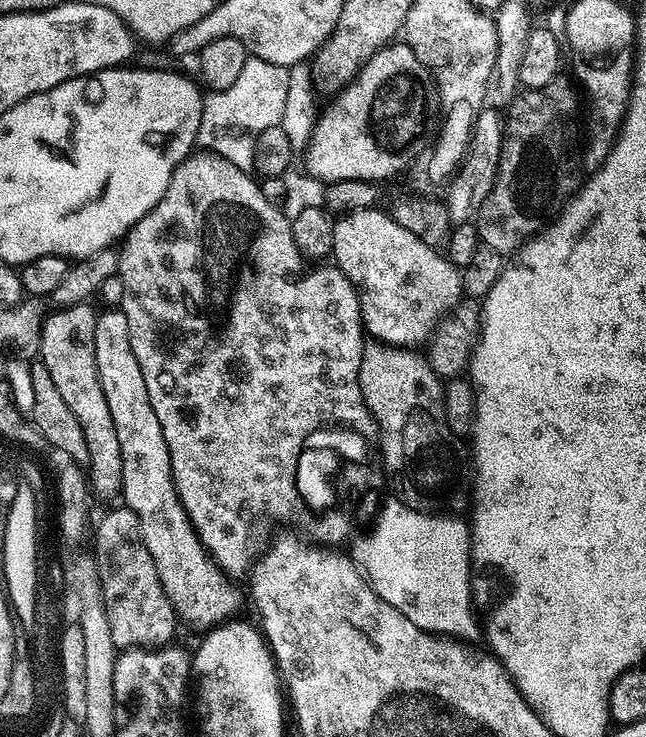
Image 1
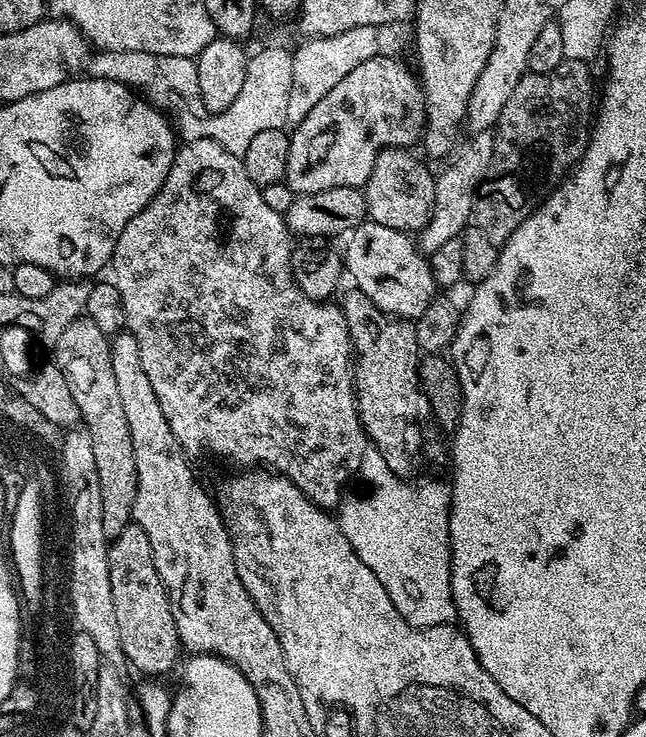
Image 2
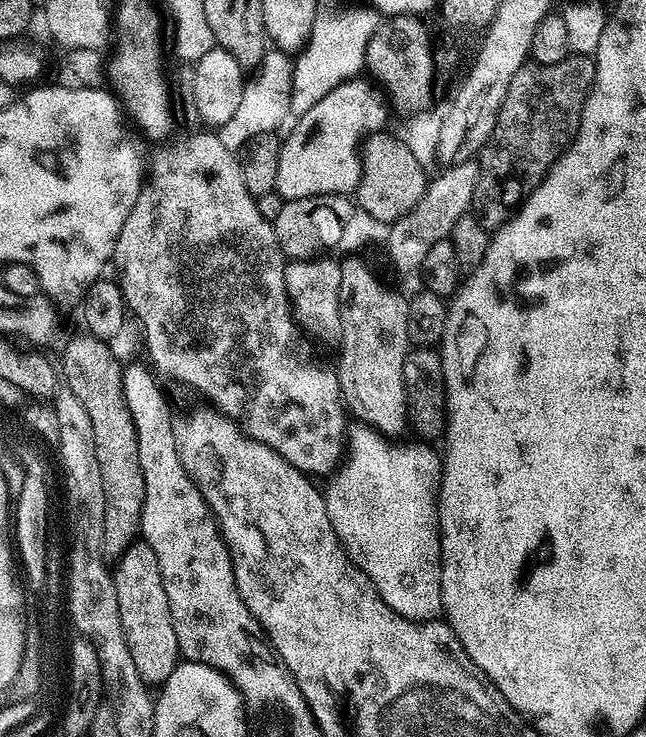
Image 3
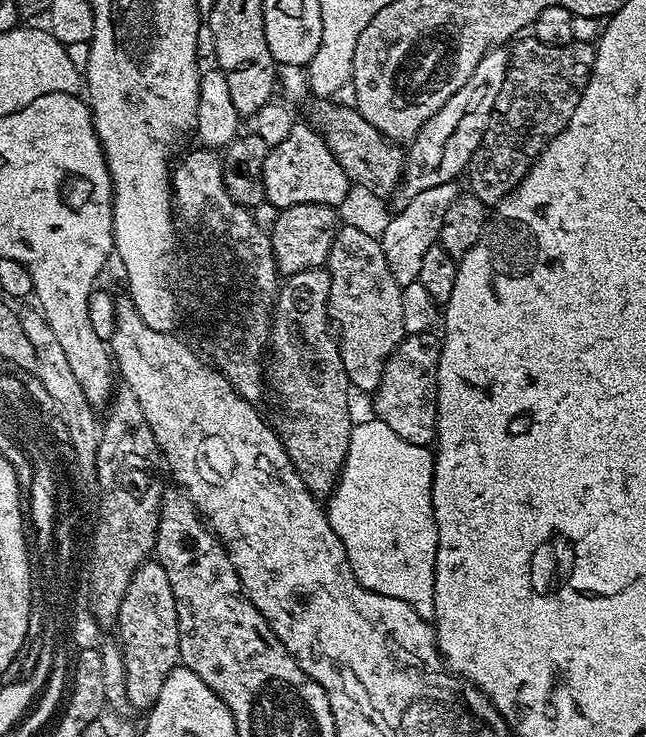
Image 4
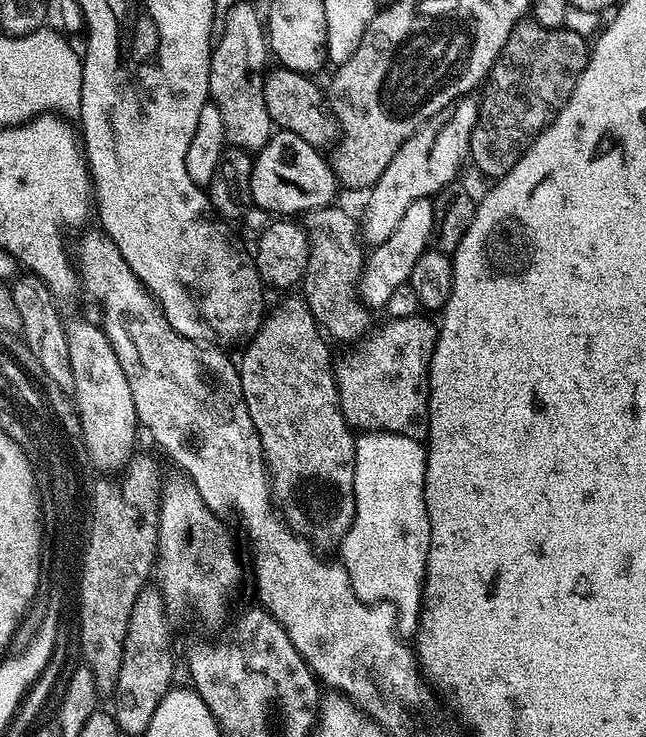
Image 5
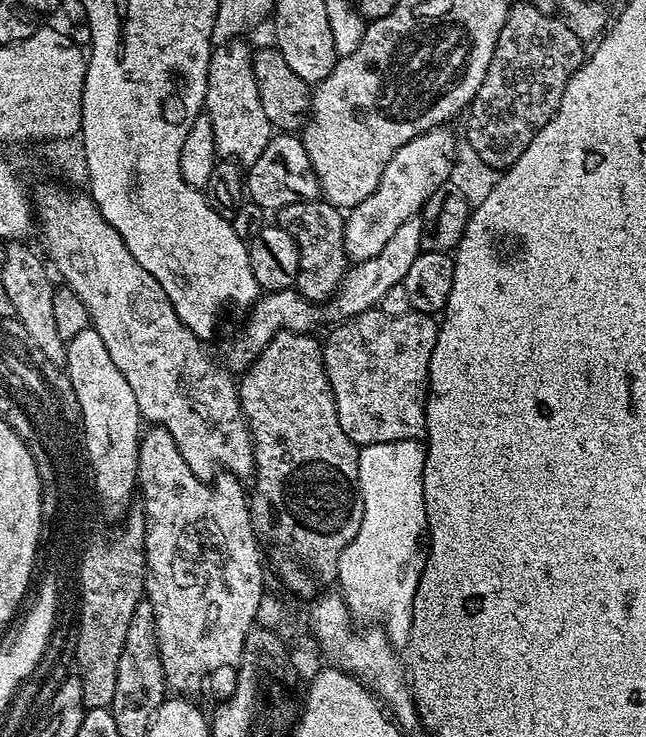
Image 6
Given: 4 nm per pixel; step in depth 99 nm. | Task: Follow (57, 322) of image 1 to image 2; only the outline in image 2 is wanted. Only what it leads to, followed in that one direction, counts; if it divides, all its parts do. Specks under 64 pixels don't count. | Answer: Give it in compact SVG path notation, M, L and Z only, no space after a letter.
M79 318L66 327L54 349L54 362L66 374L66 386L78 402L83 427L88 429L90 442L94 442L94 462L98 465L98 486L102 486L101 528L107 537L122 534L125 526L133 523L134 498L138 494L138 466L134 466L134 442L130 438L130 425L126 423L126 410L122 410L122 398L118 395L118 382L114 378L114 366L110 366L112 345L110 338L94 322Z

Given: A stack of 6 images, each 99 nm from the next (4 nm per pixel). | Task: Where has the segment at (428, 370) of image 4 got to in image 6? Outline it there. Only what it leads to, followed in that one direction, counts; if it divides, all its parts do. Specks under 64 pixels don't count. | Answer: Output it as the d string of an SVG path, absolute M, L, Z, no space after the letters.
M378 310L358 314L353 320L343 321L331 329L328 341L323 341L324 369L326 378L330 382L332 397L338 410L338 422L342 430L346 430L346 438L350 438L353 444L363 446L365 444L381 444L382 442L398 442L399 440L420 440L426 433L426 402L428 401L428 367L430 366L430 354L436 345L438 324L431 315L411 311L402 318L390 318Z

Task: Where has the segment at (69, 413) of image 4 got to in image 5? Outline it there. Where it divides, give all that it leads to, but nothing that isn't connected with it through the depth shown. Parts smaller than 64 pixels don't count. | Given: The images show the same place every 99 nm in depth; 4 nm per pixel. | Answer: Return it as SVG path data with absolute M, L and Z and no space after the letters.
M24 274L11 285L14 307L18 310L18 318L22 318L22 343L33 352L34 358L45 372L50 382L58 390L74 393L74 370L70 366L70 346L66 346L66 324L60 321L60 312L57 301L52 292L38 277Z

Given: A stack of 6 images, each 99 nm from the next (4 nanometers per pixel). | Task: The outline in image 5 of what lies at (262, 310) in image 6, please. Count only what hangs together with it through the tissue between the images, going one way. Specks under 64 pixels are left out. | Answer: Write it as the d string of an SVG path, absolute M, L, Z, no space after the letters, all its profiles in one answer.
M416 200L410 206L410 210L406 210L406 214L402 214L402 222L398 222L394 234L390 234L390 238L386 238L386 242L375 245L367 253L366 271L362 277L362 292L373 309L383 309L390 302L390 294L394 294L394 290L398 290L398 286L411 281L414 262L418 262L418 258L422 258L422 254L429 251L430 245L433 243L433 230L434 206L432 200Z

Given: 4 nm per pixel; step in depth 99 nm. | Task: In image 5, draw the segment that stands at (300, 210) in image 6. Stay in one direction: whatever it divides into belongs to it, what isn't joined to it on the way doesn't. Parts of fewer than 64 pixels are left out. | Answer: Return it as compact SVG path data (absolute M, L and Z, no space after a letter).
M336 207L318 208L307 213L310 258L302 281L302 295L308 301L317 325L333 341L360 342L369 335L368 327L372 324L373 315L362 299L361 280L366 271L366 248L362 243L362 228L357 217L355 220L346 209Z

